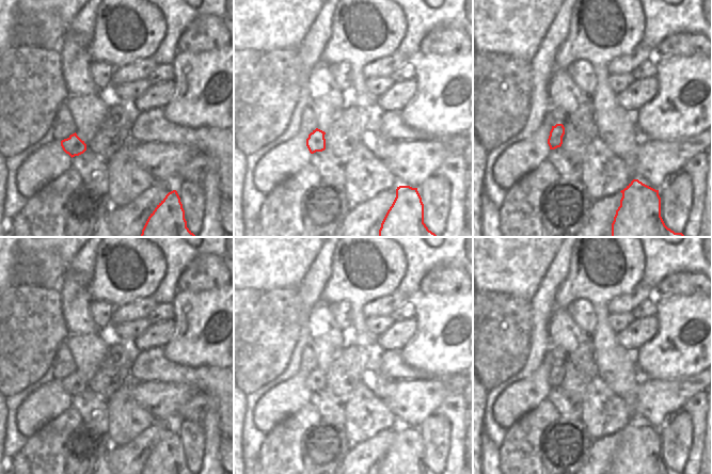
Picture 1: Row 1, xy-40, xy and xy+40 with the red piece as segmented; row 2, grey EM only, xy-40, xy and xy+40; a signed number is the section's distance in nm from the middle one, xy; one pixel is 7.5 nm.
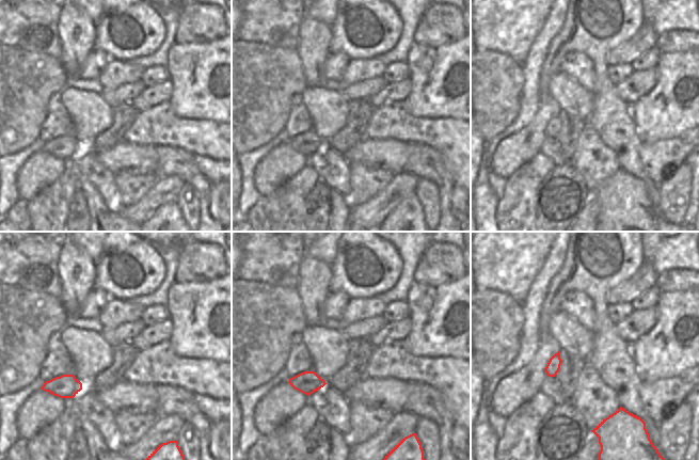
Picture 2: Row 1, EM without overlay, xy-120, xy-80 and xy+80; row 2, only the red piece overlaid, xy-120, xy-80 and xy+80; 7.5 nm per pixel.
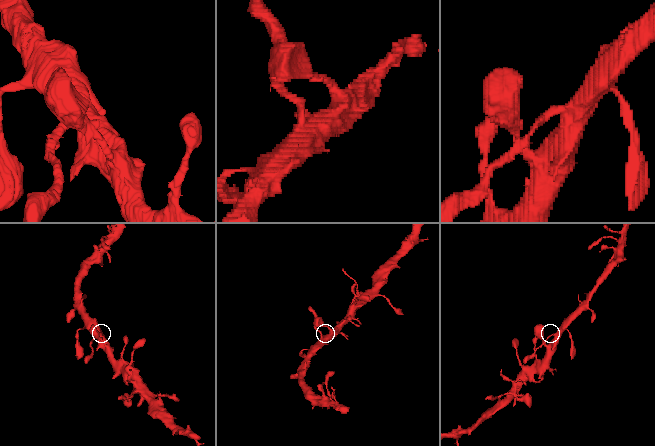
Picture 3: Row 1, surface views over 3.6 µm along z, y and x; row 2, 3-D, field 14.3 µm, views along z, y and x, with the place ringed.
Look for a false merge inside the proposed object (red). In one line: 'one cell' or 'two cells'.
two cells

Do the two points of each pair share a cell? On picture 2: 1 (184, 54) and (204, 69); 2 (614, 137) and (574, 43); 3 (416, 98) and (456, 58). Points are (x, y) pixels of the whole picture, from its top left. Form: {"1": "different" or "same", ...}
{"1": "same", "2": "same", "3": "same"}

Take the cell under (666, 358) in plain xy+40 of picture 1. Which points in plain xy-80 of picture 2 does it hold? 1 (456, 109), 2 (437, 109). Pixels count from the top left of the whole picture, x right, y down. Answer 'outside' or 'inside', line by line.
1: inside
2: inside

